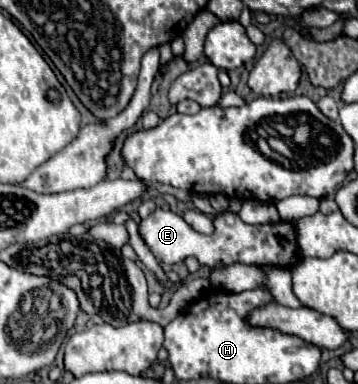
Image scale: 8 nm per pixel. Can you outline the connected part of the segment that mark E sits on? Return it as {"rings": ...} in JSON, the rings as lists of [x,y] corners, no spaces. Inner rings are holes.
{"rings":[[[155,209],[149,217],[141,219],[139,235],[143,237],[145,245],[151,253],[167,265],[179,263],[185,257],[193,255],[205,267],[221,267],[231,263],[245,263],[245,265],[275,265],[275,267],[291,267],[297,259],[297,245],[295,245],[295,229],[291,223],[269,223],[269,225],[247,225],[235,213],[219,215],[213,219],[215,233],[203,235],[191,229],[183,217],[175,215],[173,211]]]}

